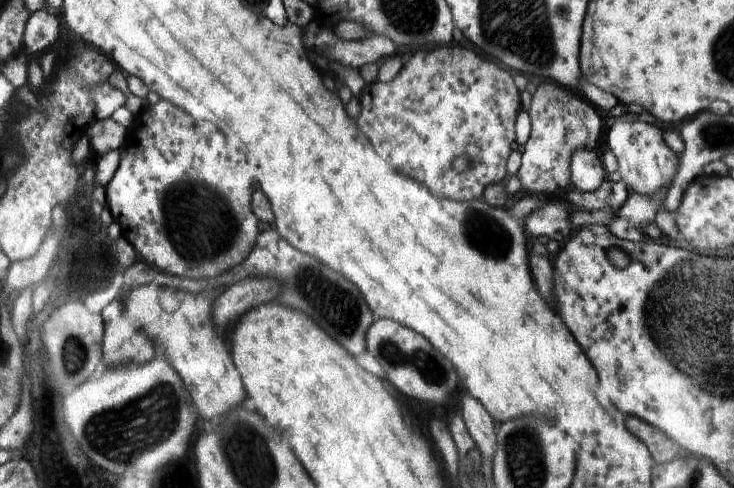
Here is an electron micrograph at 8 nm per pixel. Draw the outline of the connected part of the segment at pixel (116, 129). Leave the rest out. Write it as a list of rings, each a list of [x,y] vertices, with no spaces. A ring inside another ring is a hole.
[[[112,117],[106,119],[98,118],[98,122],[90,127],[87,132],[91,150],[97,156],[106,154],[110,150],[119,150],[127,134],[128,129],[117,123]]]

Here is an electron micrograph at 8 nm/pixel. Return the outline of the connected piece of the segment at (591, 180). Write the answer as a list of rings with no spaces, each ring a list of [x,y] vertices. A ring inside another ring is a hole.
[[[580,150],[571,160],[572,186],[578,192],[596,192],[606,178],[601,155],[593,150]]]

